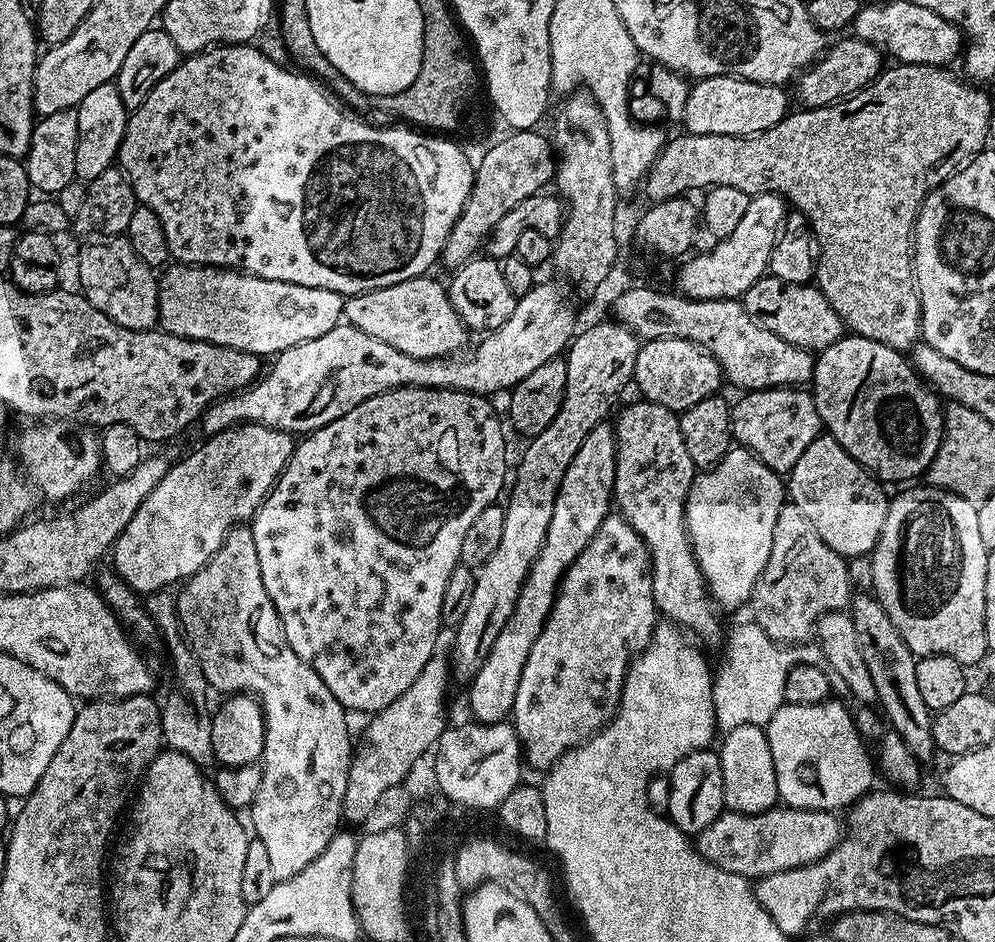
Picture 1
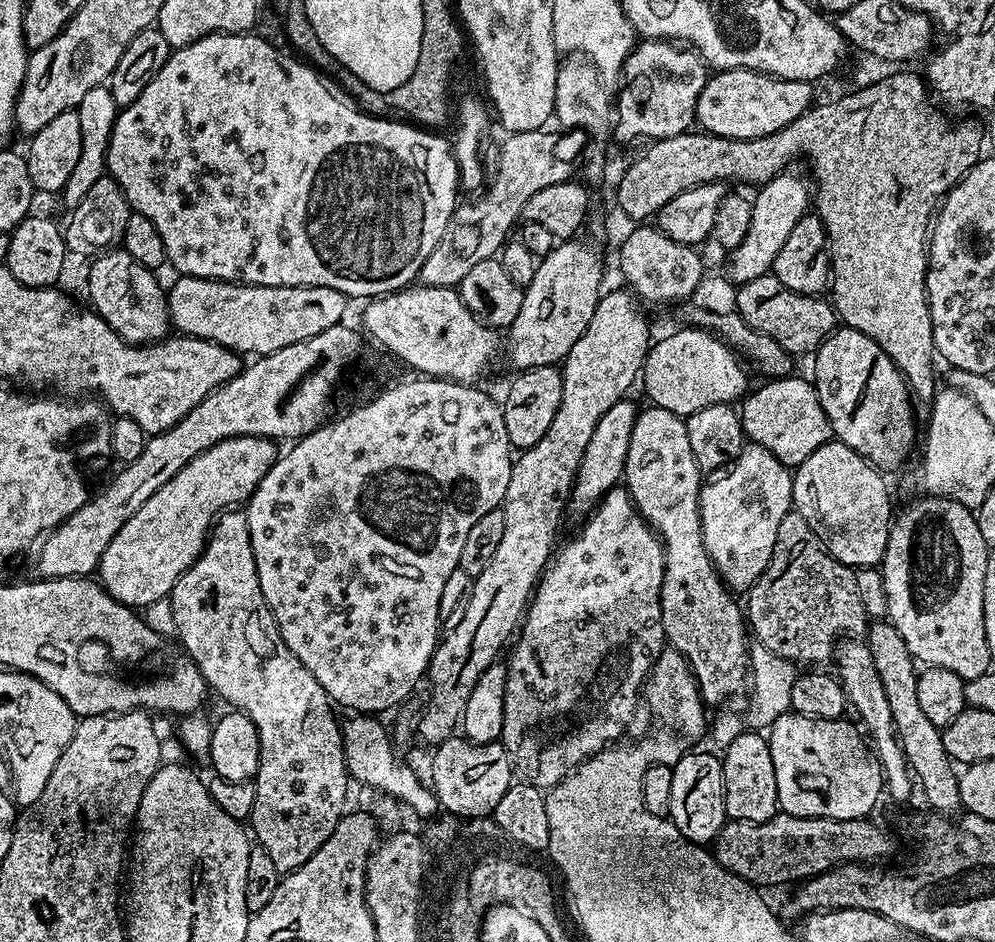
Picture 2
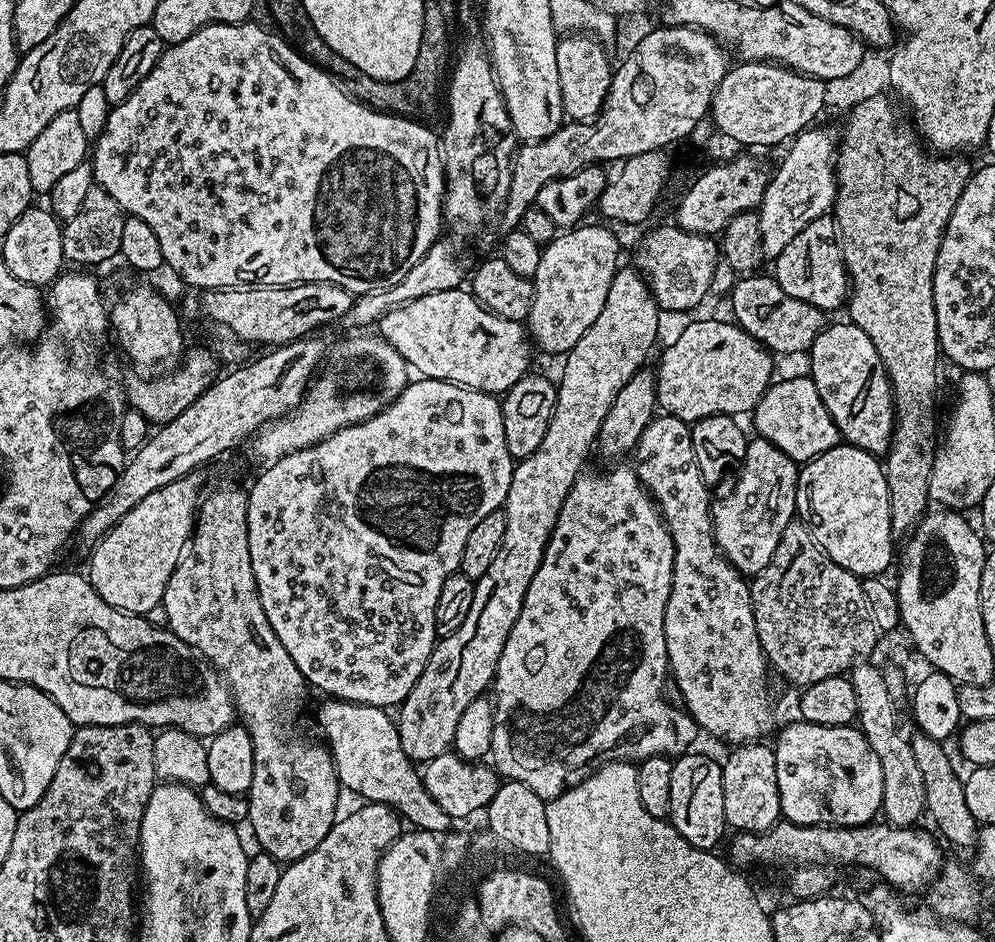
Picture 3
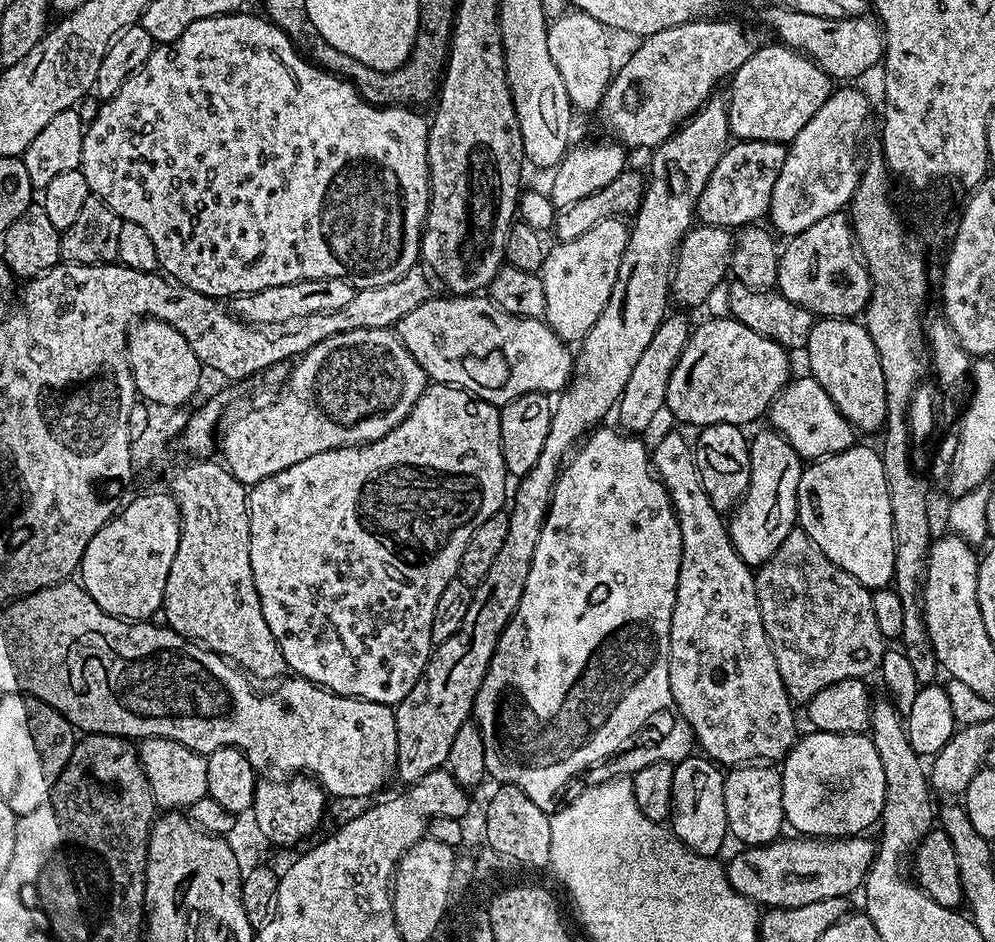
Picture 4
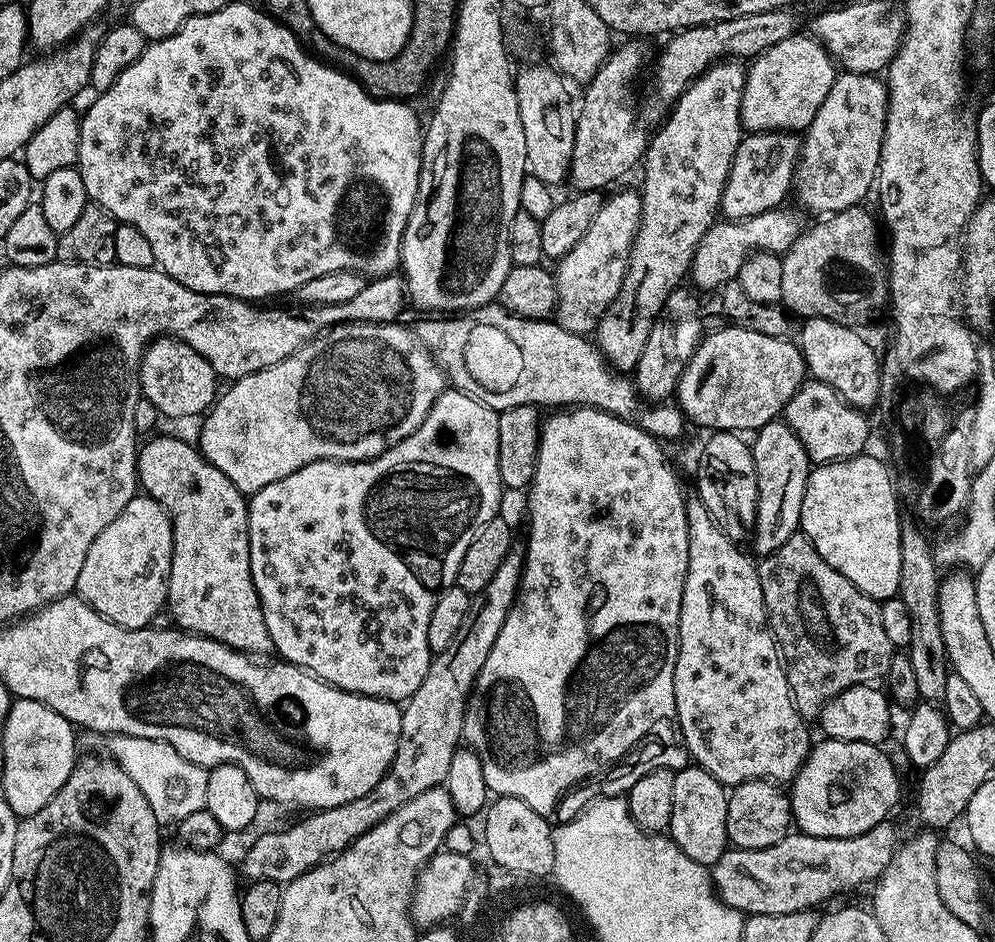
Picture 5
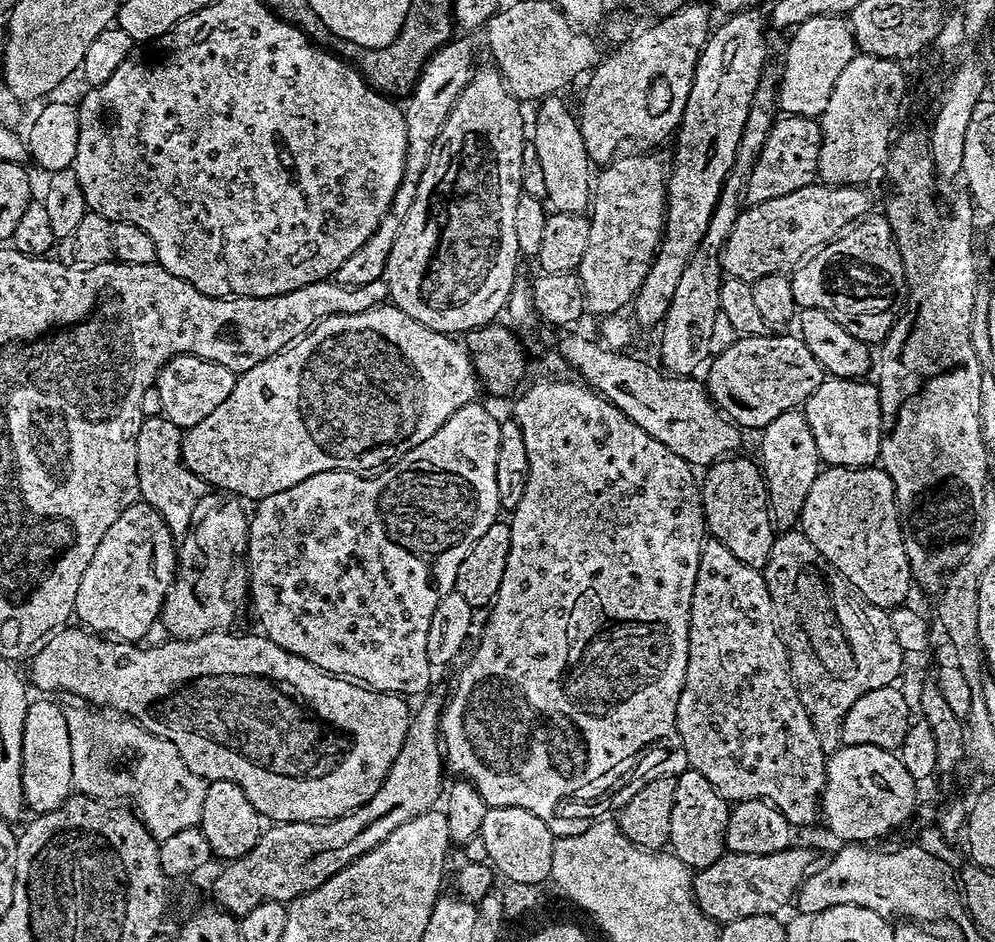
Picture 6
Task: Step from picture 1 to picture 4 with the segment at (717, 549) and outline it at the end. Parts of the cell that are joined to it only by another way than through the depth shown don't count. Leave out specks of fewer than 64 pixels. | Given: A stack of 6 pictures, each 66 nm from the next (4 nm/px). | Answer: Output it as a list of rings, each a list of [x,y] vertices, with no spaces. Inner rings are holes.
[[[771,430],[760,432],[750,440],[752,469],[750,482],[744,496],[736,505],[727,521],[728,537],[732,540],[734,550],[750,566],[765,564],[782,546],[786,534],[797,527],[796,499],[798,498],[798,482],[802,471],[802,461],[794,446],[786,442],[784,436]]]

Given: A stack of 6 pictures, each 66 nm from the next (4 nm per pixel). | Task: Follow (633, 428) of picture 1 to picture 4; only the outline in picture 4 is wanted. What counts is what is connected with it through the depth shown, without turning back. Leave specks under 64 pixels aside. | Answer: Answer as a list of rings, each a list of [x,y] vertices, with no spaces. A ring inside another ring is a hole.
[[[668,432],[651,449],[650,463],[672,500],[682,530],[682,566],[674,614],[670,618],[670,690],[682,717],[690,724],[699,751],[717,765],[780,762],[796,745],[794,701],[778,674],[778,662],[762,626],[756,572],[734,550],[725,517],[702,490],[693,445],[680,432]]]

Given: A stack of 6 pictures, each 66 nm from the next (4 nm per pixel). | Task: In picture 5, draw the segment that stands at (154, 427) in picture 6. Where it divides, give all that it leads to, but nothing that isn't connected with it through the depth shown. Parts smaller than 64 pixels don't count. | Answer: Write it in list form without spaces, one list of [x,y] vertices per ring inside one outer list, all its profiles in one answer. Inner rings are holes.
[[[153,435],[151,438],[153,440],[148,440],[139,445],[138,455],[136,457],[136,474],[138,477],[138,484],[141,489],[150,497],[152,500],[158,501],[158,503],[164,507],[165,512],[168,513],[168,517],[172,519],[172,561],[170,562],[170,578],[168,579],[168,598],[166,601],[166,612],[169,612],[176,621],[174,621],[175,627],[177,629],[183,630],[185,632],[191,632],[197,636],[205,636],[211,640],[220,640],[226,646],[236,649],[237,652],[247,652],[249,654],[268,654],[273,651],[272,639],[270,634],[266,630],[266,622],[264,621],[264,615],[262,614],[262,606],[260,605],[260,599],[258,598],[258,590],[254,586],[254,578],[250,574],[250,542],[248,541],[248,500],[246,499],[245,493],[242,493],[238,490],[238,486],[234,486],[234,482],[230,482],[230,478],[226,478],[226,474],[222,474],[220,470],[212,463],[210,463],[204,456],[200,455],[199,447],[187,444],[184,440],[179,440],[176,436],[156,436]]]

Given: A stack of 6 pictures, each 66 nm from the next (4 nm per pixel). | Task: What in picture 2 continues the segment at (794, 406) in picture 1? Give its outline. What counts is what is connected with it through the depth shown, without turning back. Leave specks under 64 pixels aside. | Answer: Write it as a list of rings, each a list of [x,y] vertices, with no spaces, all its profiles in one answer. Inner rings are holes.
[[[796,375],[772,378],[764,382],[761,388],[753,387],[738,408],[745,437],[751,443],[770,450],[778,462],[793,470],[806,462],[806,458],[810,458],[818,446],[833,439],[832,427],[826,418],[826,410],[822,410],[815,383]]]

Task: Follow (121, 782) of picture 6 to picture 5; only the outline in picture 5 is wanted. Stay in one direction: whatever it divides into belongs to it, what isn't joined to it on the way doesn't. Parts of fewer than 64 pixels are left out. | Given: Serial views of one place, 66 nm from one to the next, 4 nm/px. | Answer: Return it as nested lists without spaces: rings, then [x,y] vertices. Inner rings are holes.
[[[119,734],[113,735],[109,740],[112,740],[108,744],[112,751],[111,759],[119,764],[122,770],[126,770],[126,774],[130,774],[142,794],[146,794],[150,810],[154,810],[161,825],[175,825],[182,818],[186,818],[186,814],[194,814],[204,808],[208,772],[182,758],[182,754],[174,750],[174,746],[161,740]]]

